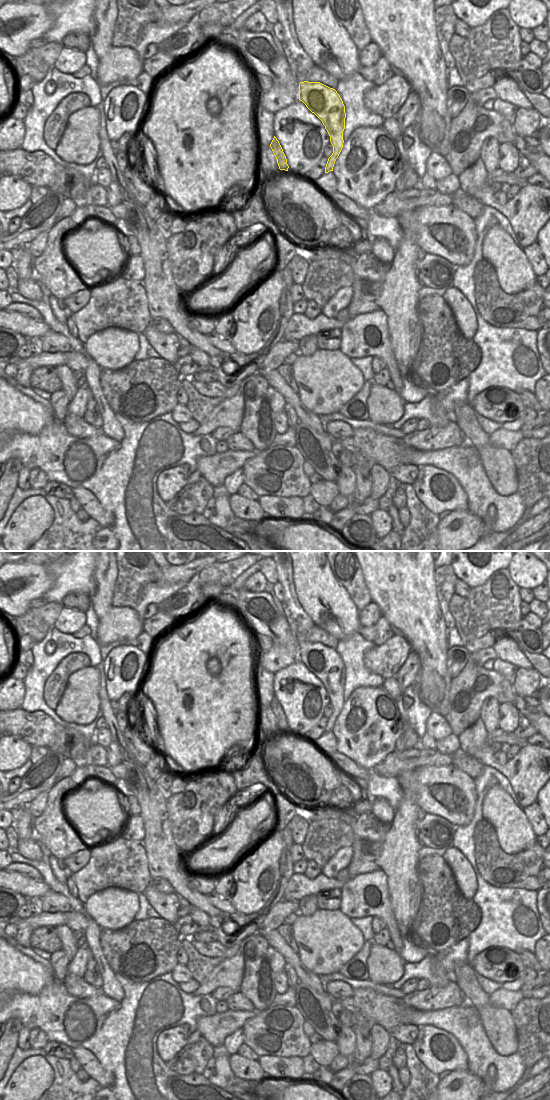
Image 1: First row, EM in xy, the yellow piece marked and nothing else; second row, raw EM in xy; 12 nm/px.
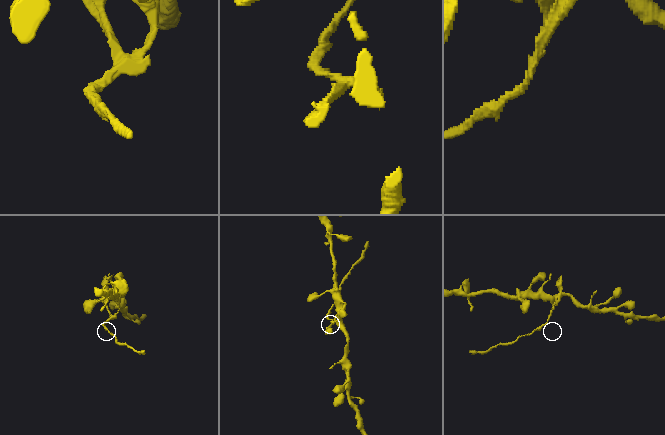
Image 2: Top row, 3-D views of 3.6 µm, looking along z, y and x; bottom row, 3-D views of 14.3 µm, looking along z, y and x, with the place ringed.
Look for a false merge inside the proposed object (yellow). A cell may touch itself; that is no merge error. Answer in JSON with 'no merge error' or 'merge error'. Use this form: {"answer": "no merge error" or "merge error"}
{"answer": "merge error"}

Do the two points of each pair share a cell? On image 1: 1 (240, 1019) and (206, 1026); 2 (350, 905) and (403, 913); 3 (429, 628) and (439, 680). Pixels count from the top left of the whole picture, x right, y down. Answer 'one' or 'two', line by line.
1: one
2: two
3: one

